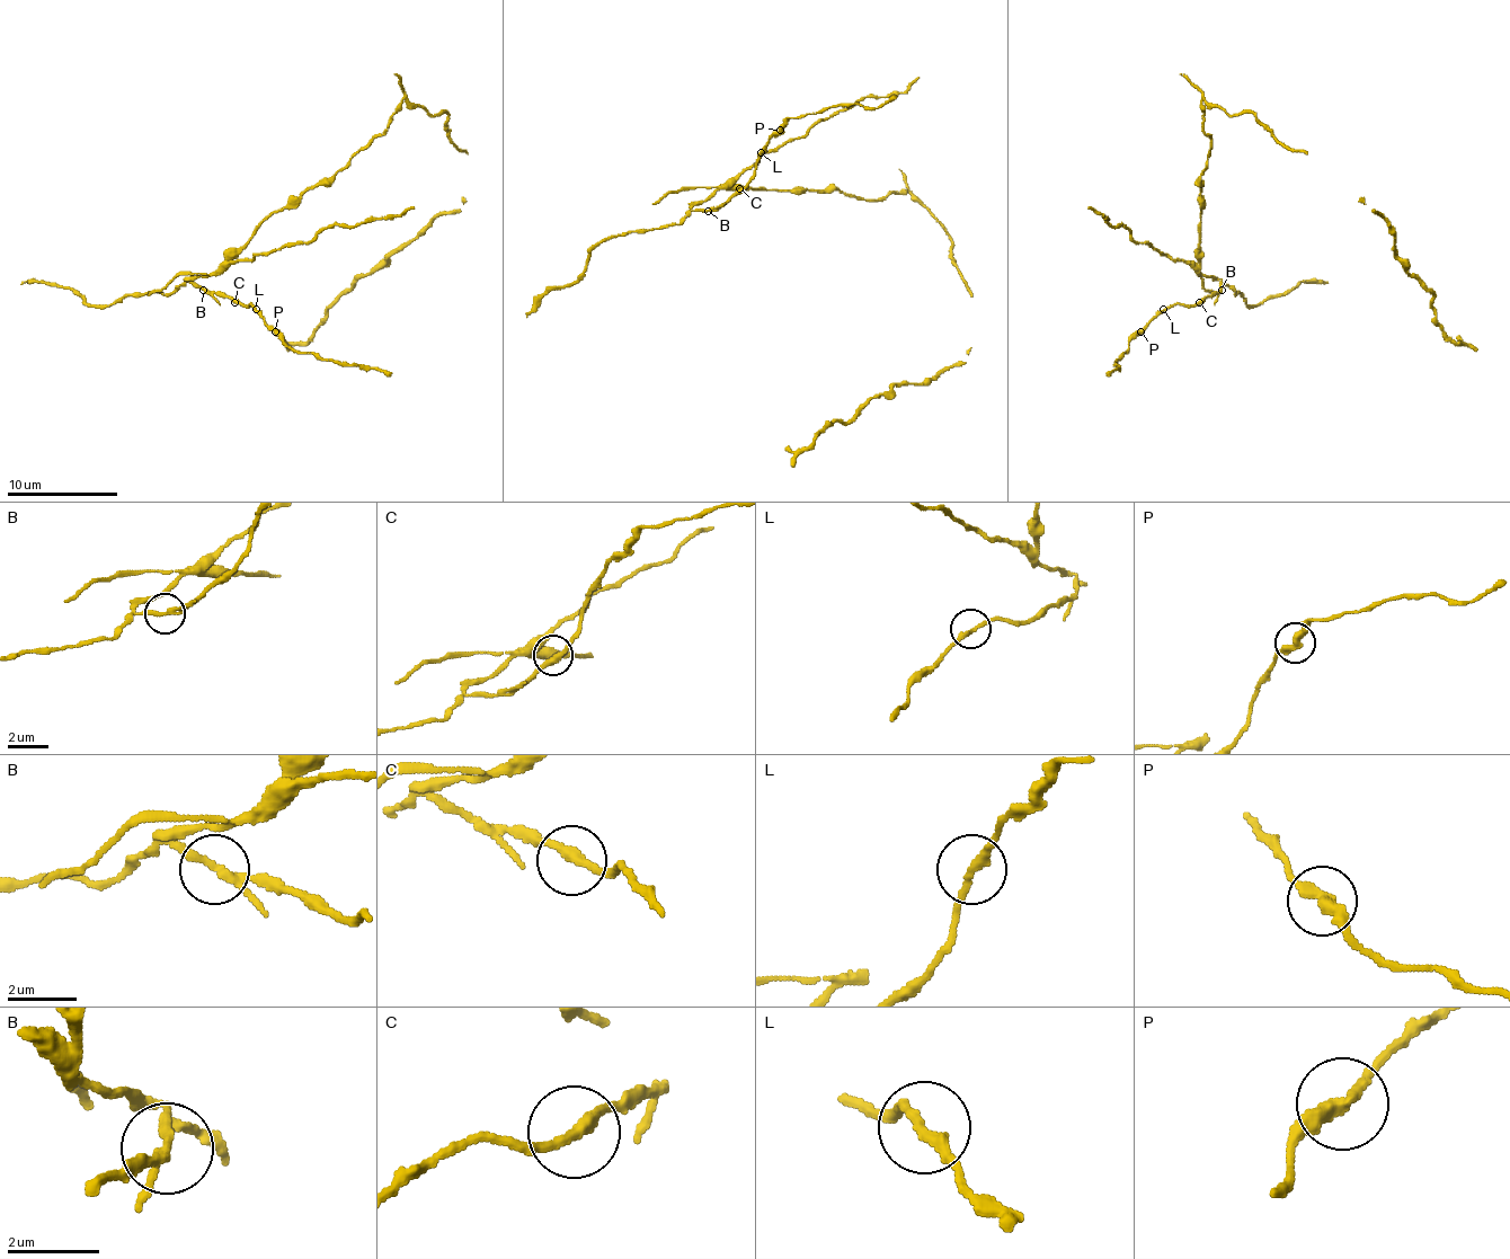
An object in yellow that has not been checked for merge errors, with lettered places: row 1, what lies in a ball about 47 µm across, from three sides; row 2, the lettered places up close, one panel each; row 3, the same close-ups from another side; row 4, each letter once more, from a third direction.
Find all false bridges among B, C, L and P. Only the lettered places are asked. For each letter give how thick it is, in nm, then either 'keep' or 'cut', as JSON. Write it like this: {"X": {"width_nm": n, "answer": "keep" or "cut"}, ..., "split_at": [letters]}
{"B": {"width_nm": 240, "answer": "cut"}, "C": {"width_nm": 280, "answer": "keep"}, "L": {"width_nm": 240, "answer": "keep"}, "P": {"width_nm": 340, "answer": "cut"}, "split_at": ["B", "P"]}

